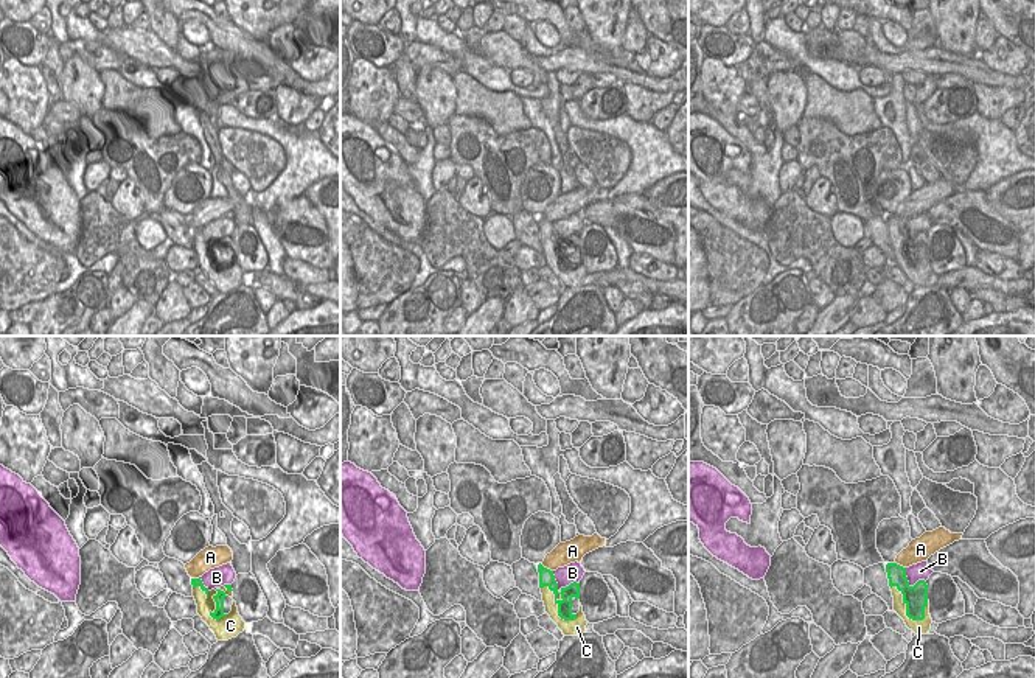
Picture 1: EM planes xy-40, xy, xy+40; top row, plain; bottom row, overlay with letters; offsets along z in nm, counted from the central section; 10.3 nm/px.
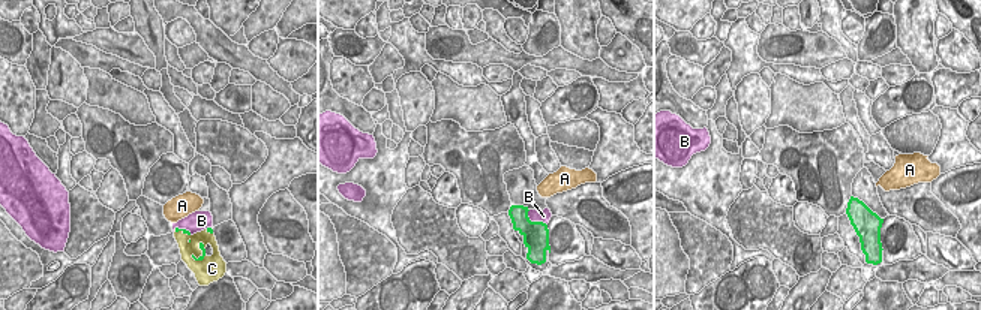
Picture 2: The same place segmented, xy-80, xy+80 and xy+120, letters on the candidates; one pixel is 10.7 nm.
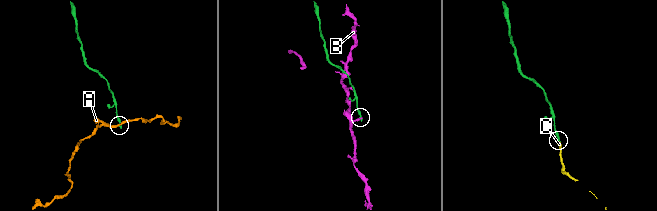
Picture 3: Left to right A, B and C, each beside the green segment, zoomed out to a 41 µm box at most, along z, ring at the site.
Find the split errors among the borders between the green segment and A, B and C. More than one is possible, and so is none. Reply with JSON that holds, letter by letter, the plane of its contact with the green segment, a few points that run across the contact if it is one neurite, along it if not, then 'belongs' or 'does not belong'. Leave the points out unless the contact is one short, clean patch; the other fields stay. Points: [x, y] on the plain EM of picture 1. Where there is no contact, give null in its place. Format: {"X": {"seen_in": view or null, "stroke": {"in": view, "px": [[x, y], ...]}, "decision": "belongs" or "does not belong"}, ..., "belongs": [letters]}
{"A": {"seen_in": "xy", "stroke": {"in": "xy", "px": [[540, 215], [552, 223]]}, "decision": "does not belong"}, "B": {"seen_in": "xy", "decision": "does not belong"}, "C": {"seen_in": "xy", "decision": "belongs"}, "belongs": ["C"]}

